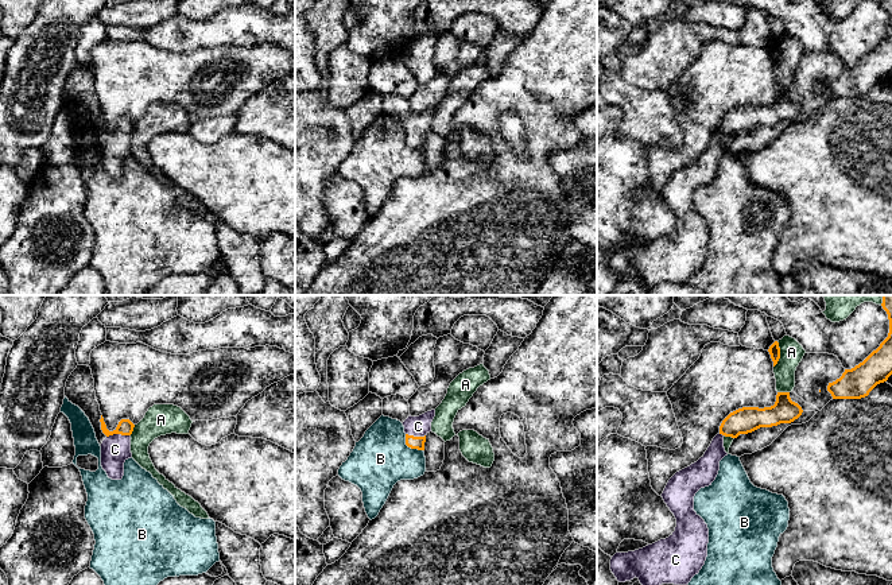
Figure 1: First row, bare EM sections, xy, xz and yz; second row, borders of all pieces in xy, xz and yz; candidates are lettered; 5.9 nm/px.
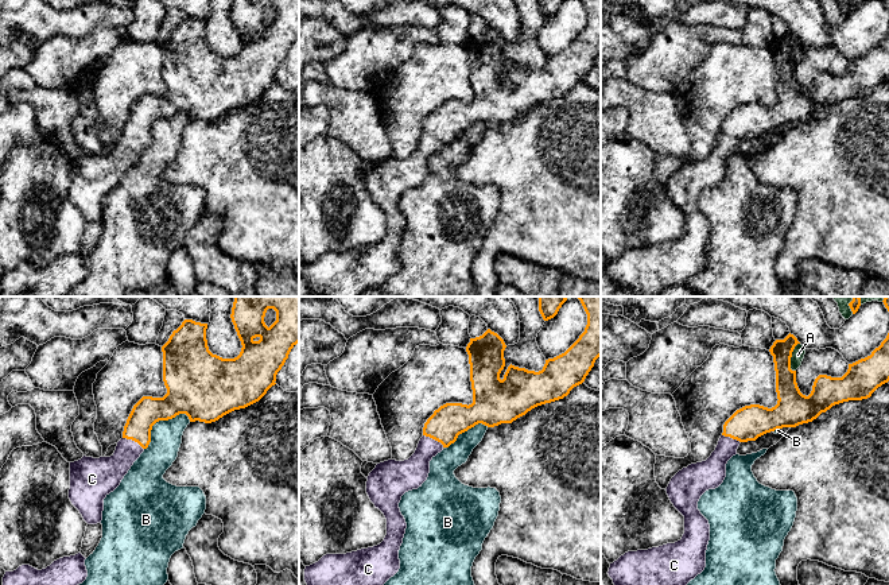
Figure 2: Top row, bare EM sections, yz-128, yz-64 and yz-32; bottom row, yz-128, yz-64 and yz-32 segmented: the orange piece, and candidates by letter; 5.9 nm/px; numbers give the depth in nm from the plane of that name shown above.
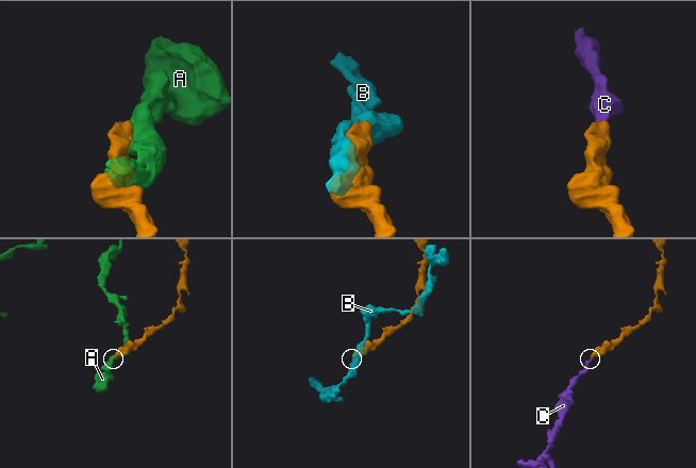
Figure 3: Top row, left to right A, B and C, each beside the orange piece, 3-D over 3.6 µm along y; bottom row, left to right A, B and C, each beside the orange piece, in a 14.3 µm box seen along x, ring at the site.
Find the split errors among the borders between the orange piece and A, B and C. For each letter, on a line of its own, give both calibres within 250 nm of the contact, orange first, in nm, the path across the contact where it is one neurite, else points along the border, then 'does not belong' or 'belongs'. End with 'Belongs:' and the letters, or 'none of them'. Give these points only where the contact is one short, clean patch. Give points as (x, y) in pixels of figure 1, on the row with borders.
A: 70/140 nm | does not belong
B: 80/340 nm | does not belong
C: 90/180 nm | across xy (124, 427), (117, 433), (115, 449) | belongs
Belongs: C

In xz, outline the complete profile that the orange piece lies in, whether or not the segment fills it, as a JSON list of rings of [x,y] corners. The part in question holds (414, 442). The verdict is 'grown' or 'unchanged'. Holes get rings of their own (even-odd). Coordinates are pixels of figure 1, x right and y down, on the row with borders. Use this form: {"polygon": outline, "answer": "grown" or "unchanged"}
{"polygon": [[[435,410],[419,417],[408,417],[404,422],[406,445],[411,449],[424,450],[426,435],[431,431]]], "answer": "grown"}

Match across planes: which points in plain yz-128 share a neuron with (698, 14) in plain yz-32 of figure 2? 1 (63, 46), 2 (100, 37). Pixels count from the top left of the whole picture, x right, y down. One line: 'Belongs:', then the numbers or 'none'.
Belongs: none

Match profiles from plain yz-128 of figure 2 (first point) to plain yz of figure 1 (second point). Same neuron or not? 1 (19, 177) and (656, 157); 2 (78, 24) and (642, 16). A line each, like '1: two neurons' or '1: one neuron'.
1: two neurons
2: two neurons

